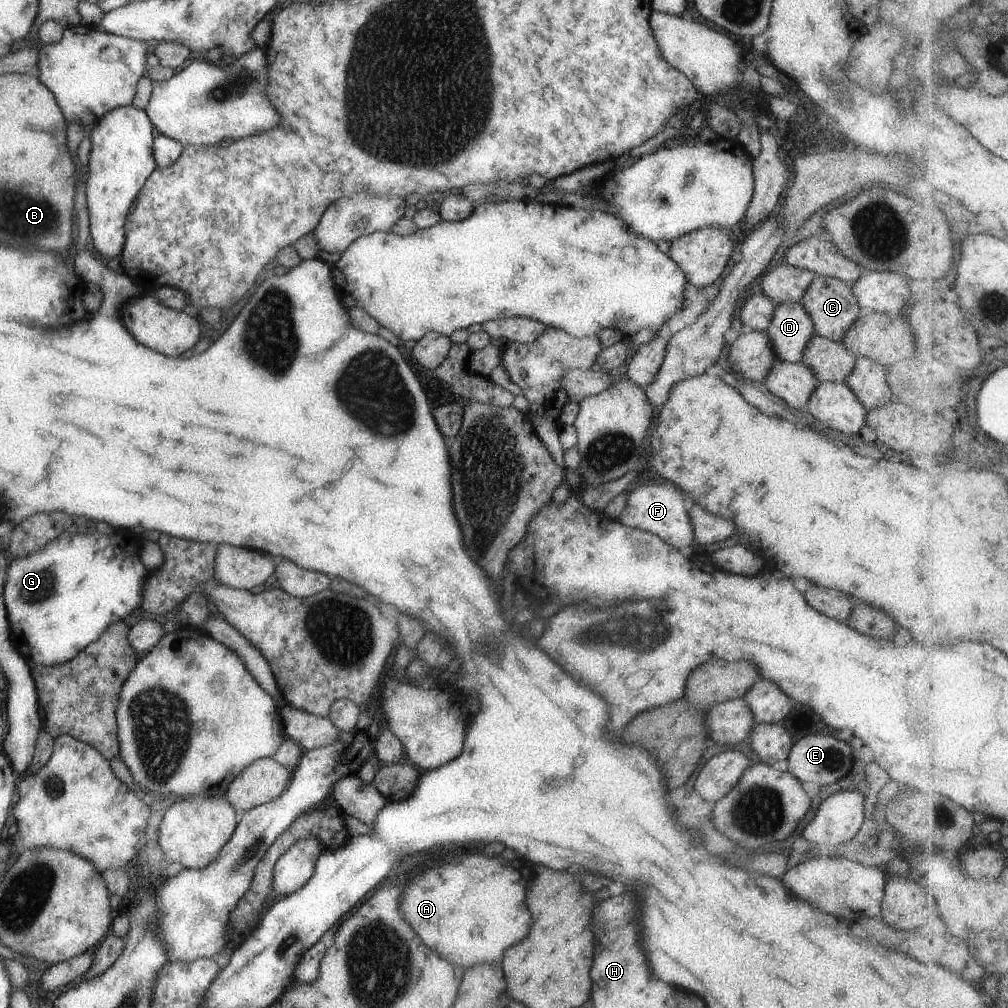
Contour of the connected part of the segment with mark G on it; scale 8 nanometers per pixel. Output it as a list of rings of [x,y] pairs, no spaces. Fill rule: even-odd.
[[[127,530],[107,534],[67,534],[49,541],[34,555],[12,558],[6,568],[2,599],[11,630],[11,641],[30,665],[63,664],[99,636],[113,621],[121,619],[140,606],[140,590],[147,569],[138,559],[139,544]]]

